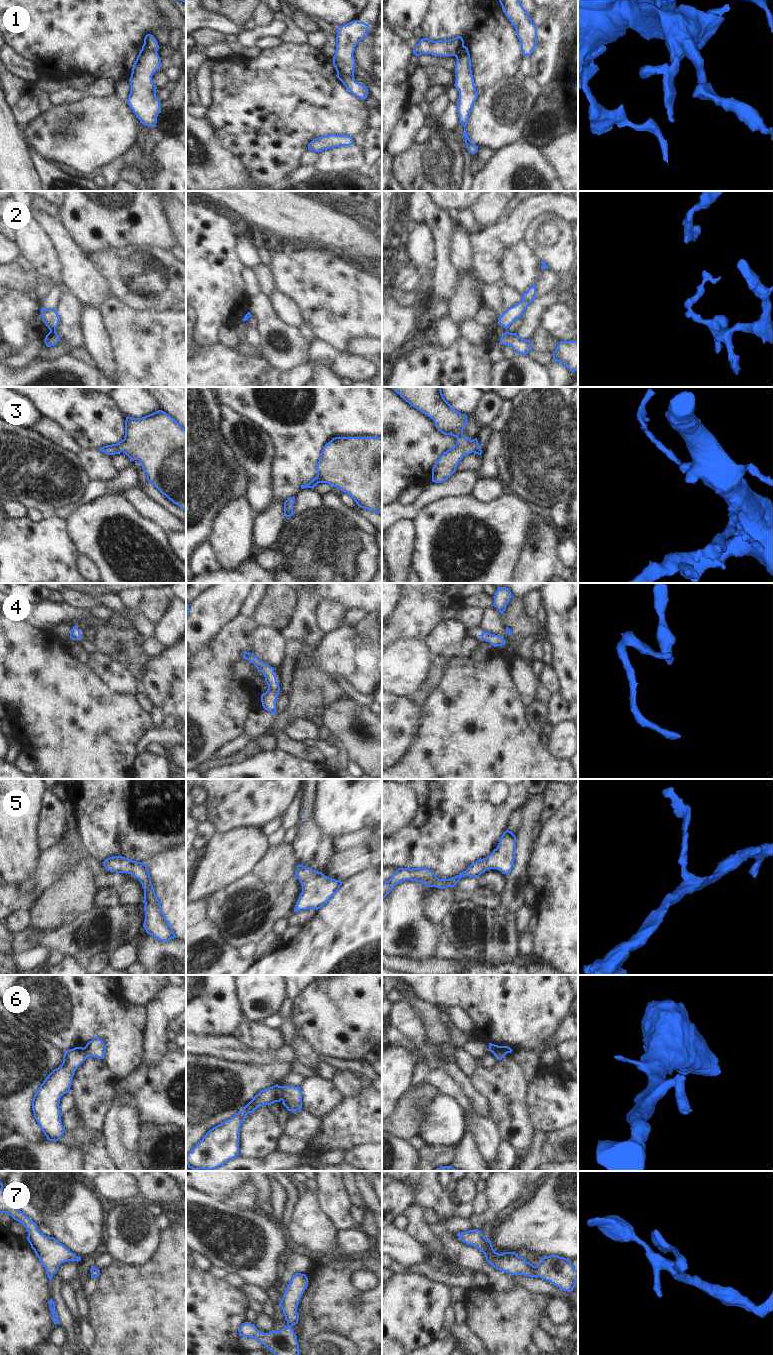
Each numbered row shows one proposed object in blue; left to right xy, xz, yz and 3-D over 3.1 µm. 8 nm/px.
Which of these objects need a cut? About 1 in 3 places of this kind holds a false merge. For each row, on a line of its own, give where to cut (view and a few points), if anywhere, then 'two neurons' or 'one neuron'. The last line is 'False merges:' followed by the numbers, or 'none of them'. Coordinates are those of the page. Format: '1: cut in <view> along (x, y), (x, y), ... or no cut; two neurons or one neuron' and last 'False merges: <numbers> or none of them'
1: cut in xz along (337, 73), (353, 76); two neurons
2: cut in xy along (55, 329), (50, 331); two neurons
3: no cut; one neuron
4: no cut; one neuron
5: no cut; one neuron
6: cut in xz along (280, 1086), (282, 1089), (281, 1099); two neurons
7: no cut; one neuron
False merges: 1, 2, 6

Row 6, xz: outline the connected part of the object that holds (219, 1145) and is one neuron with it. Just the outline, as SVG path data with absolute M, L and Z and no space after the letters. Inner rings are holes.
M278 1084L261 1090L241 1111L213 1127L186 1155L186 1164L193 1170L216 1169L238 1156L240 1127L249 1113L263 1105L280 1102L283 1089Z

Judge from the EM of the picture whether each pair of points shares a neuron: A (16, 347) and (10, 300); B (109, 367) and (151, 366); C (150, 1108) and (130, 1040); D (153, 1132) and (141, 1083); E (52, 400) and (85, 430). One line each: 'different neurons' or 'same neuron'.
A: same neuron
B: different neurons
C: different neurons
D: different neurons
E: same neuron

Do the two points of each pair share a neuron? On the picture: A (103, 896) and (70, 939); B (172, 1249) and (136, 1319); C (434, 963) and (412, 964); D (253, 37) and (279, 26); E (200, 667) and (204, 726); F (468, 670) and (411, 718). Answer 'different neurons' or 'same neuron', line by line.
A: different neurons
B: same neuron
C: same neuron
D: same neuron
E: same neuron
F: different neurons

